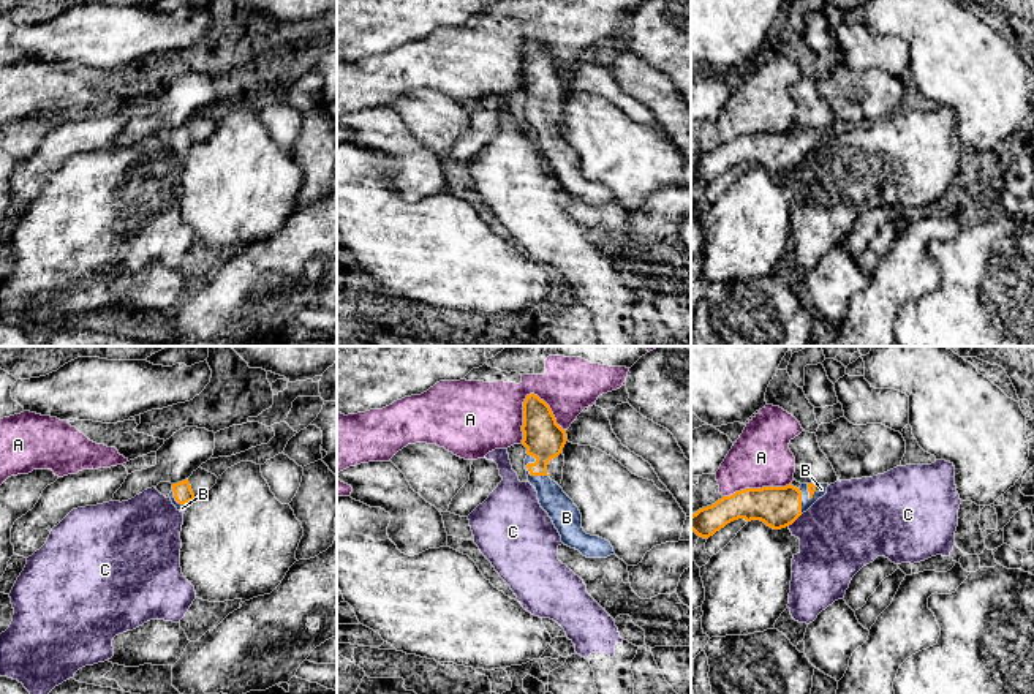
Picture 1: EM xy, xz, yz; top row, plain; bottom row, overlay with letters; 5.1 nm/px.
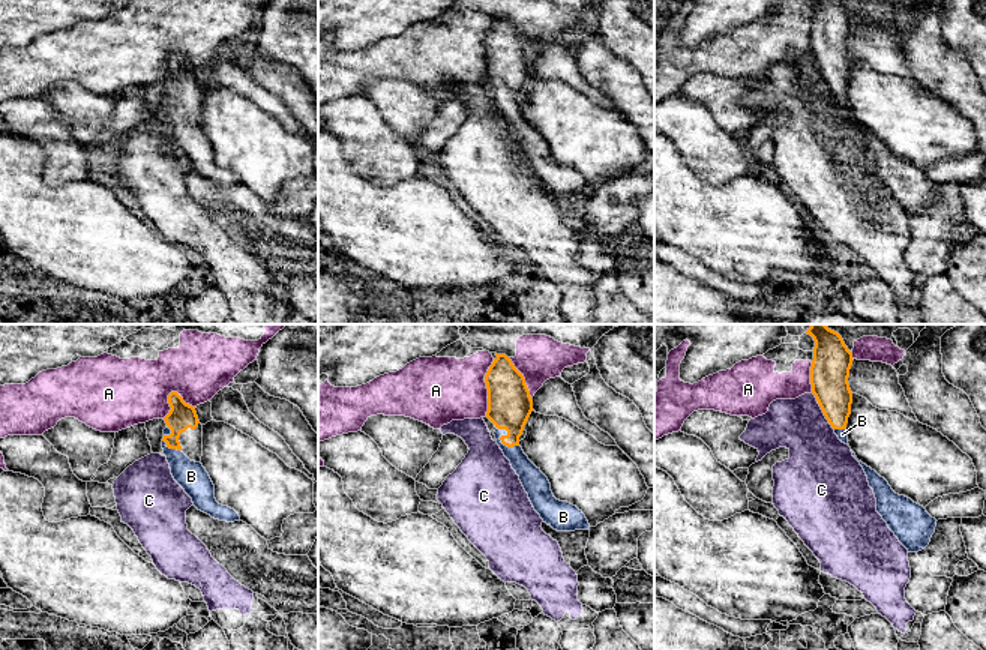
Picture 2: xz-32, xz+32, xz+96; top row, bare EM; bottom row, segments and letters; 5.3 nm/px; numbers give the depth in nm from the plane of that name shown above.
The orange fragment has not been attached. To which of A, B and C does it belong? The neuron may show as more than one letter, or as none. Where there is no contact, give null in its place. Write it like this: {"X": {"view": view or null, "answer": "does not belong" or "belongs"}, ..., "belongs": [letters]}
{"A": {"view": "xz", "answer": "does not belong"}, "B": {"view": "xz", "answer": "belongs"}, "C": {"view": "yz", "answer": "does not belong"}, "belongs": ["B"]}

